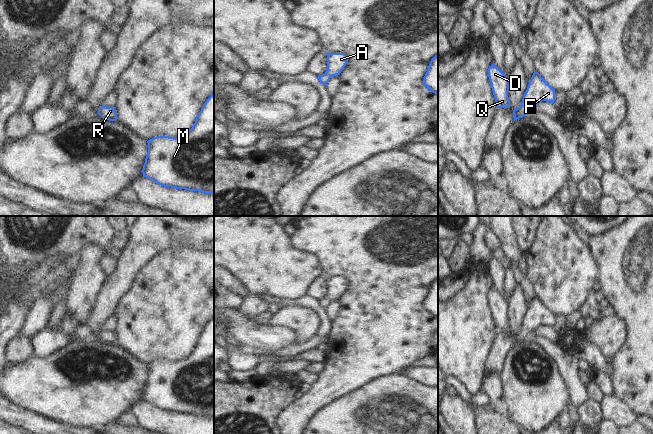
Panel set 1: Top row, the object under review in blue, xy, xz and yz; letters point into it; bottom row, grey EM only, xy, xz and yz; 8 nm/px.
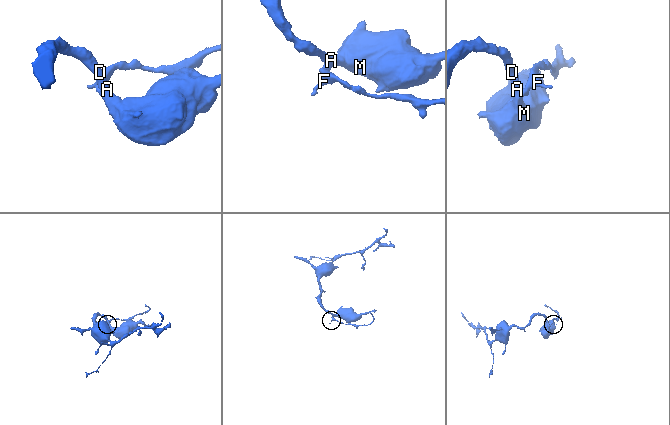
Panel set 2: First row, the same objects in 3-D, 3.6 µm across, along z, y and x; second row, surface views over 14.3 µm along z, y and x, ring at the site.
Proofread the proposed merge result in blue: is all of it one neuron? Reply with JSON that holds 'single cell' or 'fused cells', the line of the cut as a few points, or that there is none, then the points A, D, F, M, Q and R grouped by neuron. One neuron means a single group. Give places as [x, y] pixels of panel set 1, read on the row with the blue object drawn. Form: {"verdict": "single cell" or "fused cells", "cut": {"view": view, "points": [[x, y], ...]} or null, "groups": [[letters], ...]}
{"verdict": "single cell", "cut": null, "groups": [["A", "D", "F", "M", "Q", "R"]]}

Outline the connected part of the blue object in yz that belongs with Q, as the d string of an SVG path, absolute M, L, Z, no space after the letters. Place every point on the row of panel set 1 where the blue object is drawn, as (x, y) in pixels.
M495 63L488 68L488 77L497 107L510 108L508 97L509 79L499 68L496 67Z

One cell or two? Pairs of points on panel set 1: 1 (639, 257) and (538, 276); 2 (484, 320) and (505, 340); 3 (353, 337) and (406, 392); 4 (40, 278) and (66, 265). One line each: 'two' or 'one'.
1: two
2: two
3: two
4: one

